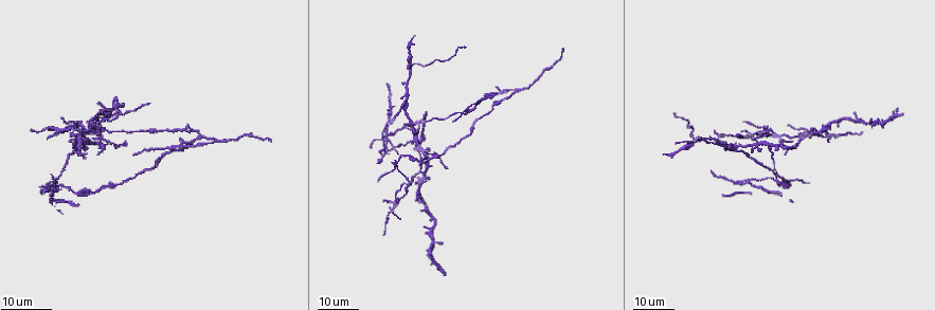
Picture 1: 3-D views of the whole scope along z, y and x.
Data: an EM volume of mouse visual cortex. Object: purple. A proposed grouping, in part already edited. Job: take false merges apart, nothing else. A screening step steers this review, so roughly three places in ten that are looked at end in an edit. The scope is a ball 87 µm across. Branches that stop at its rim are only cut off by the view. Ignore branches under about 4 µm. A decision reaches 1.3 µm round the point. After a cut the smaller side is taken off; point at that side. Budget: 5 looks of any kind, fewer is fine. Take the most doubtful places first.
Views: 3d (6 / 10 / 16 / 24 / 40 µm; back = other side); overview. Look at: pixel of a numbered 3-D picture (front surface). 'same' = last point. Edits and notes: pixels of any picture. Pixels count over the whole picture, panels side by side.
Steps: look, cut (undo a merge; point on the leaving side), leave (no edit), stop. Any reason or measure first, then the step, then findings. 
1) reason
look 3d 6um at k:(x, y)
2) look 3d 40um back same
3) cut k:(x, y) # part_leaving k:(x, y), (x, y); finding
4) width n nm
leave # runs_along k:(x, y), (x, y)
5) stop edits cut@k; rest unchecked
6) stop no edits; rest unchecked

look 3d 16um at 1:(102, 139)

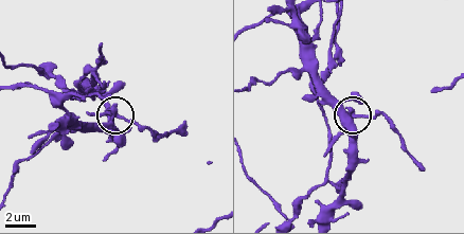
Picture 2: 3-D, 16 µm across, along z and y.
zoom in
look 3d 6um at 2:(350, 117)

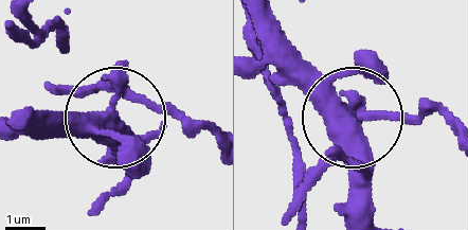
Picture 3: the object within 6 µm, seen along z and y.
width 430 nm
cut 3:(92, 92) # part_leaving 3:(125, 77), (216, 131); two neurons meet here

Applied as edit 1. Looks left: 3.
see it whole again
look overview

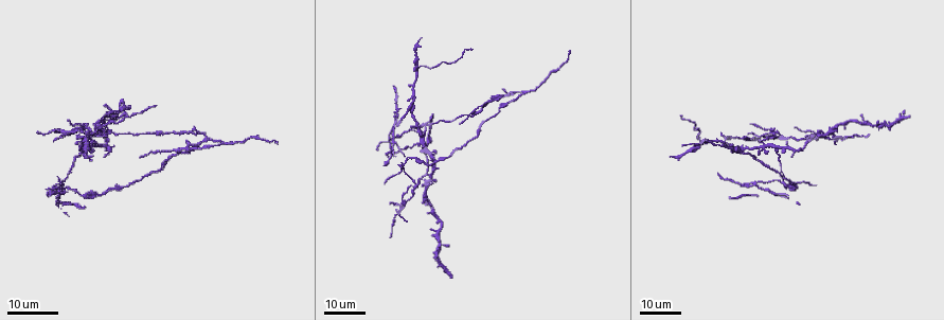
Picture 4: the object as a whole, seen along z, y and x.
four-way junction
look 3d 16um at 4:(777, 147)

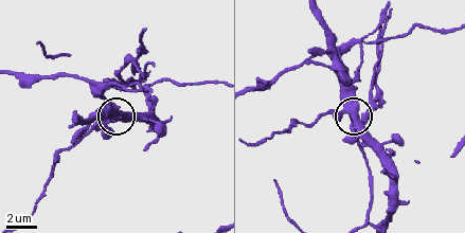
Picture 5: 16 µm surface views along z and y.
closer look
look 3d 10um at 5:(347, 113)

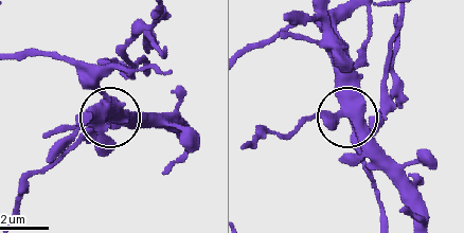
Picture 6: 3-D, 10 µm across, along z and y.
arms 4
cut 6:(296, 129) # a second neuron is stuck on

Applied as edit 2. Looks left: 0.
stop edits cut@3, cut@6; rest unchecked

